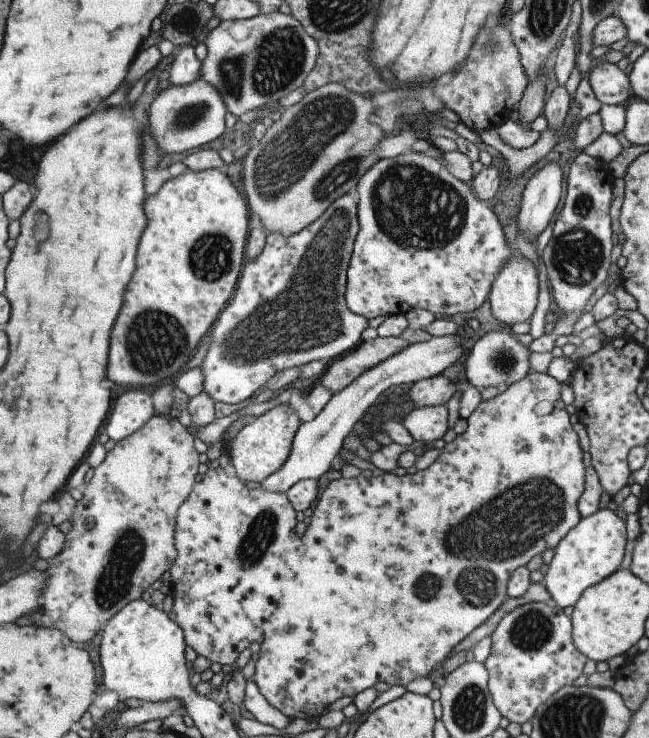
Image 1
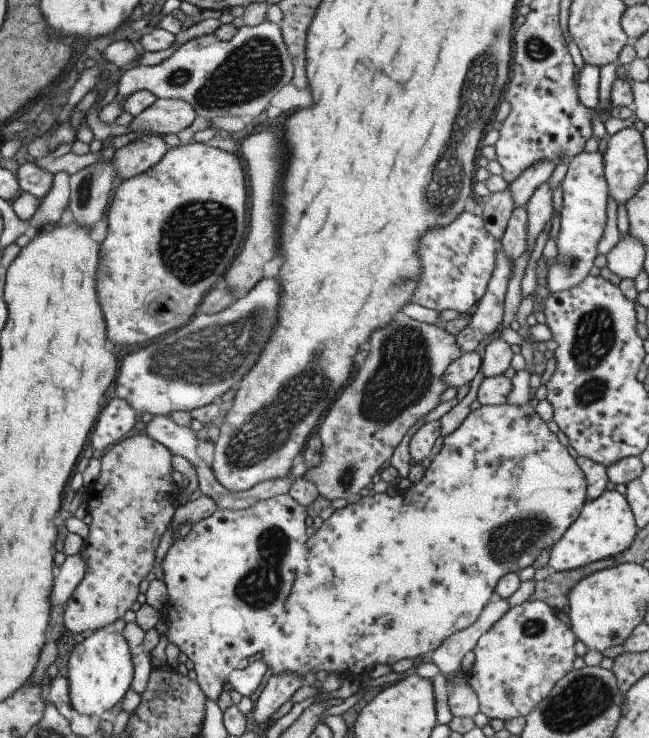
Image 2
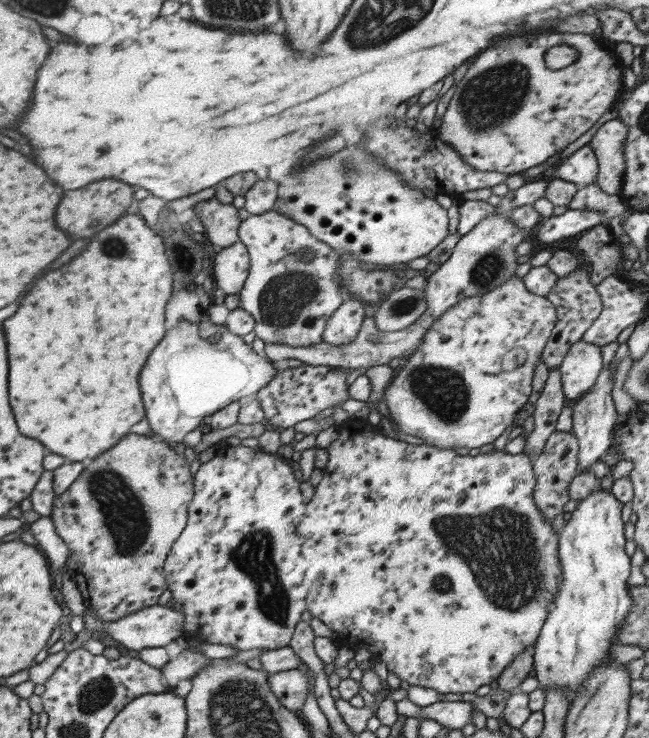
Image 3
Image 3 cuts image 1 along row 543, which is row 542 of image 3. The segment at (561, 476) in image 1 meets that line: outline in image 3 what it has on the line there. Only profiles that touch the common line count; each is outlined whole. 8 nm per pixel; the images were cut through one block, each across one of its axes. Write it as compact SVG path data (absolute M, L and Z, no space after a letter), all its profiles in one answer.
M352 417L335 427L338 437L326 448L323 478L311 500L304 504L306 512L302 512L302 520L298 520L296 528L298 540L302 540L302 564L298 564L298 568L306 572L304 588L310 588L310 596L306 596L306 617L318 617L348 648L354 651L366 648L372 656L386 662L388 672L394 672L410 685L460 694L476 692L480 686L494 682L524 648L537 642L562 582L558 557L560 535L536 507L533 461L524 453L512 455L505 450L462 456L452 449L410 444L383 435L377 426Z

